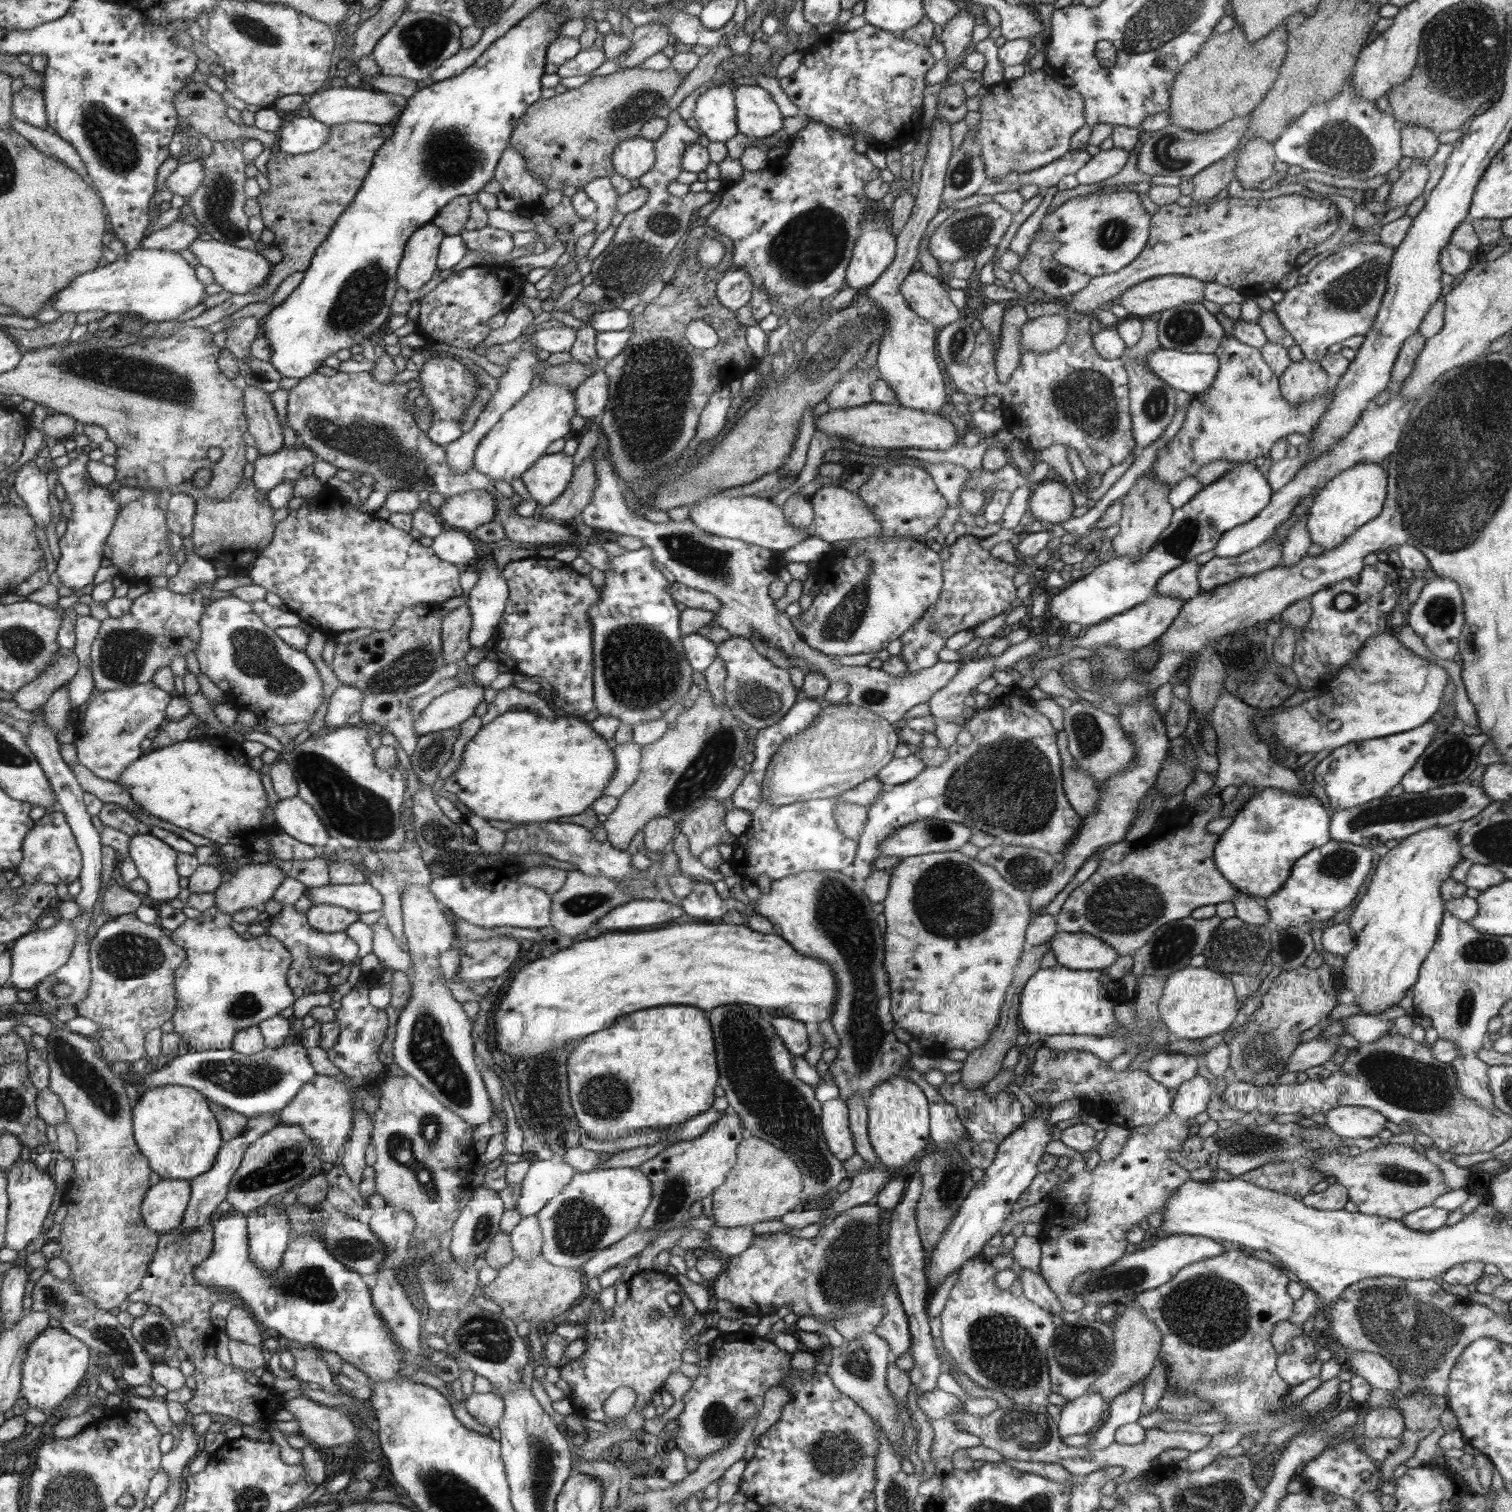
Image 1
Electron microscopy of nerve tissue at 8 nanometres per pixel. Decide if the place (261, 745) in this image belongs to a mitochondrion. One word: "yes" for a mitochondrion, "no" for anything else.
no

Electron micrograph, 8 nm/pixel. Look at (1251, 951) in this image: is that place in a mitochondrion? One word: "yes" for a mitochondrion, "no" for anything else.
yes

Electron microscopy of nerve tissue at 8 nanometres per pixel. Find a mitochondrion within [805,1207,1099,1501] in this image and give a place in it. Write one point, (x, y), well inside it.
(1002, 1351)

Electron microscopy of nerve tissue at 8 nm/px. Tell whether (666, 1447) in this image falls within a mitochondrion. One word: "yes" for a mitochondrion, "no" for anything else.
no

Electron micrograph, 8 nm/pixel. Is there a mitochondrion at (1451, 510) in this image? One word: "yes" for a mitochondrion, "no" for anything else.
yes

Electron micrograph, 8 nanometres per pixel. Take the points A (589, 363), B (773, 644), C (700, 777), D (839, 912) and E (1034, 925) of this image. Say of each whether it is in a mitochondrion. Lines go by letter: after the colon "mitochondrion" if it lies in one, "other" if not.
A: other
B: mitochondrion
C: mitochondrion
D: mitochondrion
E: other

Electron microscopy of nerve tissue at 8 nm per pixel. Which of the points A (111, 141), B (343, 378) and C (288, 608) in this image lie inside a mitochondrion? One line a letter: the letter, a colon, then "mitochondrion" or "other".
A: mitochondrion
B: other
C: other

